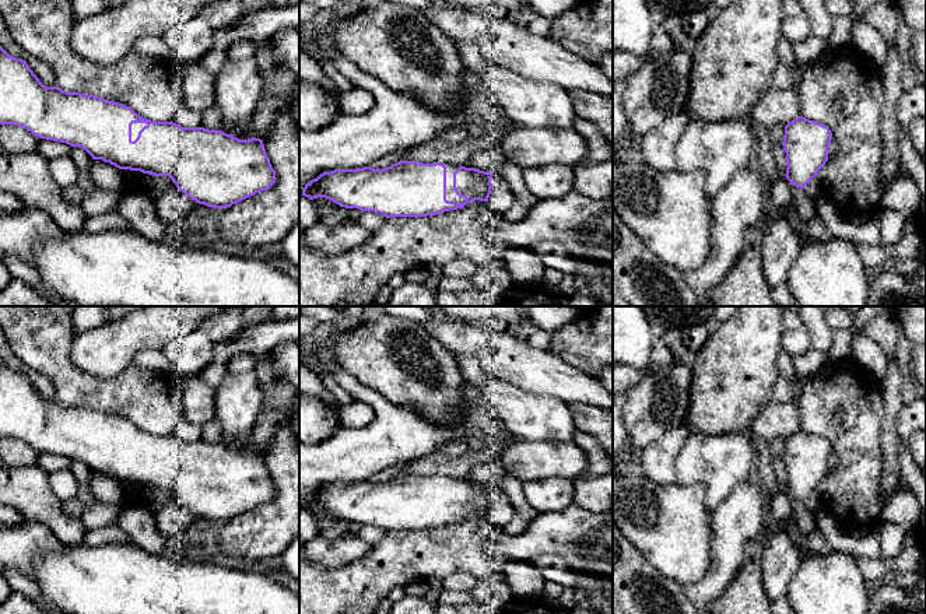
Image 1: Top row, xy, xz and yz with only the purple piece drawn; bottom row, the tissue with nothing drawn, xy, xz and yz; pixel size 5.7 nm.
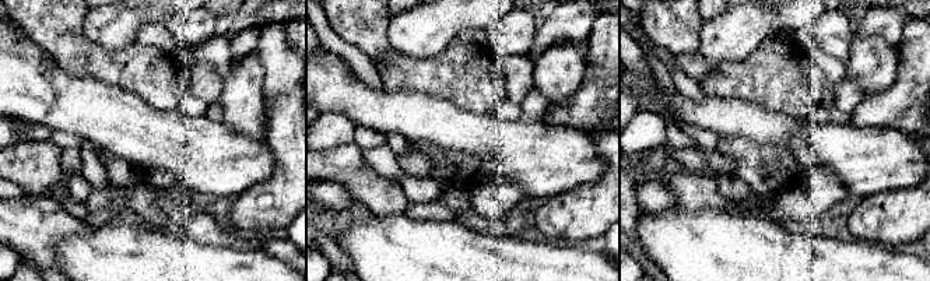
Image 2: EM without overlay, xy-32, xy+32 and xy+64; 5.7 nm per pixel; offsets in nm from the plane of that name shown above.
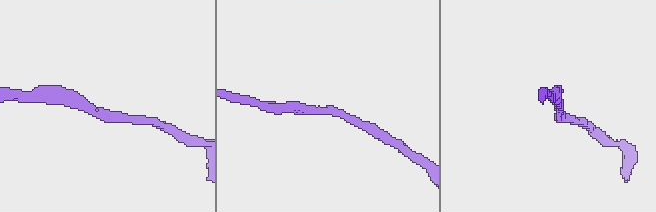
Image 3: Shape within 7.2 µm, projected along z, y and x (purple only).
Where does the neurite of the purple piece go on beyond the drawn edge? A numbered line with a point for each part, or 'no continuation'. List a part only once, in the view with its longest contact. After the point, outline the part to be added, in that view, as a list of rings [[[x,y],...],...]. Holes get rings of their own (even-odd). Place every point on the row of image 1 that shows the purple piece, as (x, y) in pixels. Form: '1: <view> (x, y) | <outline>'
1: xz (451, 195) | [[[446,164],[446,200],[448,201],[456,201],[456,203],[464,203],[464,197],[459,197],[453,189],[453,172],[459,168],[455,165]]]

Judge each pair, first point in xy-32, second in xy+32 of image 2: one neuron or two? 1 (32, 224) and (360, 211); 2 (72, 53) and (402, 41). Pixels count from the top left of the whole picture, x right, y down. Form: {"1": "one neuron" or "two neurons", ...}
{"1": "one neuron", "2": "two neurons"}

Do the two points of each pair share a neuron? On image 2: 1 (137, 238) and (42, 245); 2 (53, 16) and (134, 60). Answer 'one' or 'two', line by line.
1: two
2: one

